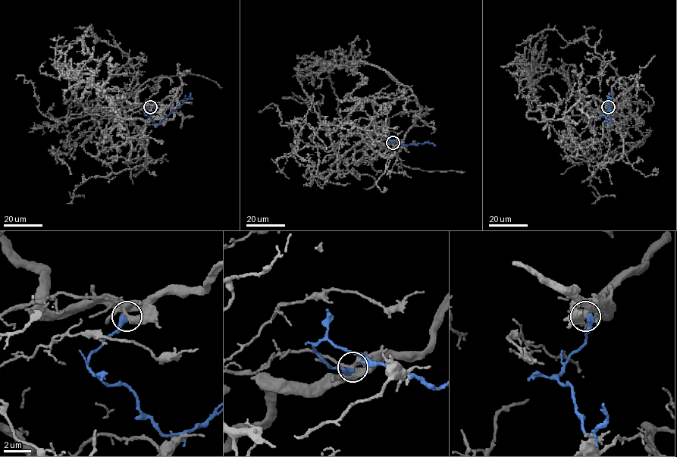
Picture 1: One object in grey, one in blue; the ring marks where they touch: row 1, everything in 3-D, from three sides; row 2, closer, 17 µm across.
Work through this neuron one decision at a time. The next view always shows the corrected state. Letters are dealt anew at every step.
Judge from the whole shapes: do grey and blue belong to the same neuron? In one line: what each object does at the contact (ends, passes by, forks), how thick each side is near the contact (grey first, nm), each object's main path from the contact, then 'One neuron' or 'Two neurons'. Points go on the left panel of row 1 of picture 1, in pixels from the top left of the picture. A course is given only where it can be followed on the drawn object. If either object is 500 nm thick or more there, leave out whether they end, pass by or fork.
At the ring grey forks. At the ring blue ends. Thickness 340 nm (grey) against 440 nm. Course of grey: (150, 107), (133, 105), (111, 114), (136, 127), (152, 160), (89, 177), (73, 191), (84, 198). Course of blue: (150, 107), (145, 114), (155, 123), (160, 123), (187, 99), (190, 92). Two neurons

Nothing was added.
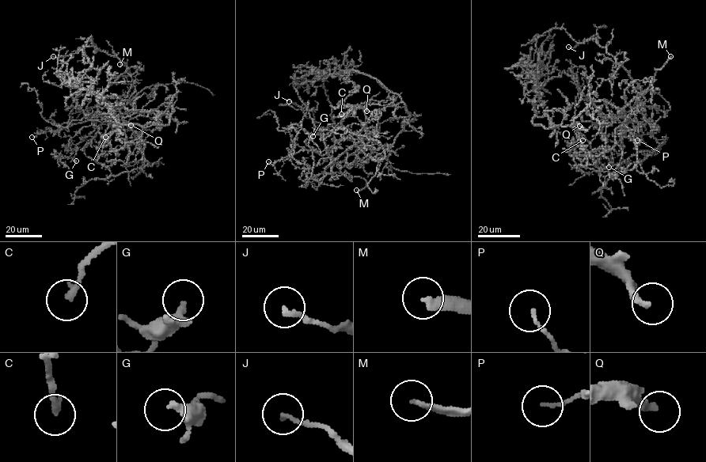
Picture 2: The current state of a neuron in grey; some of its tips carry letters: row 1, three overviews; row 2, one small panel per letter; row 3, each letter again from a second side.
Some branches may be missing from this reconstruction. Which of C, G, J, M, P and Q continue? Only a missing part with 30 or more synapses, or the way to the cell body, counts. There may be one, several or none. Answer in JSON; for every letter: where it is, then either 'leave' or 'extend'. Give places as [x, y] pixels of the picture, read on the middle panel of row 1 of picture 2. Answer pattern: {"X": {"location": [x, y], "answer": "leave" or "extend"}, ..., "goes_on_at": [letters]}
{"C": {"location": [341, 114], "answer": "leave"}, "G": {"location": [313, 136], "answer": "leave"}, "J": {"location": [289, 101], "answer": "leave"}, "M": {"location": [356, 190], "answer": "extend"}, "P": {"location": [268, 161], "answer": "leave"}, "Q": {"location": [366, 111], "answer": "leave"}, "goes_on_at": ["M"]}

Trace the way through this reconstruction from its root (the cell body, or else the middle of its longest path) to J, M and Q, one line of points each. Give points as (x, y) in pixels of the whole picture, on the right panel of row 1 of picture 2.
J: (621, 111), (643, 92), (606, 48), (597, 43), (598, 35), (572, 48), (568, 47)
M: (621, 111), (635, 97), (643, 94), (653, 81), (655, 70), (659, 70), (670, 56)
Q: (621, 111), (606, 127), (605, 151), (598, 156), (590, 156), (578, 141), (575, 145), (573, 124), (579, 126)

